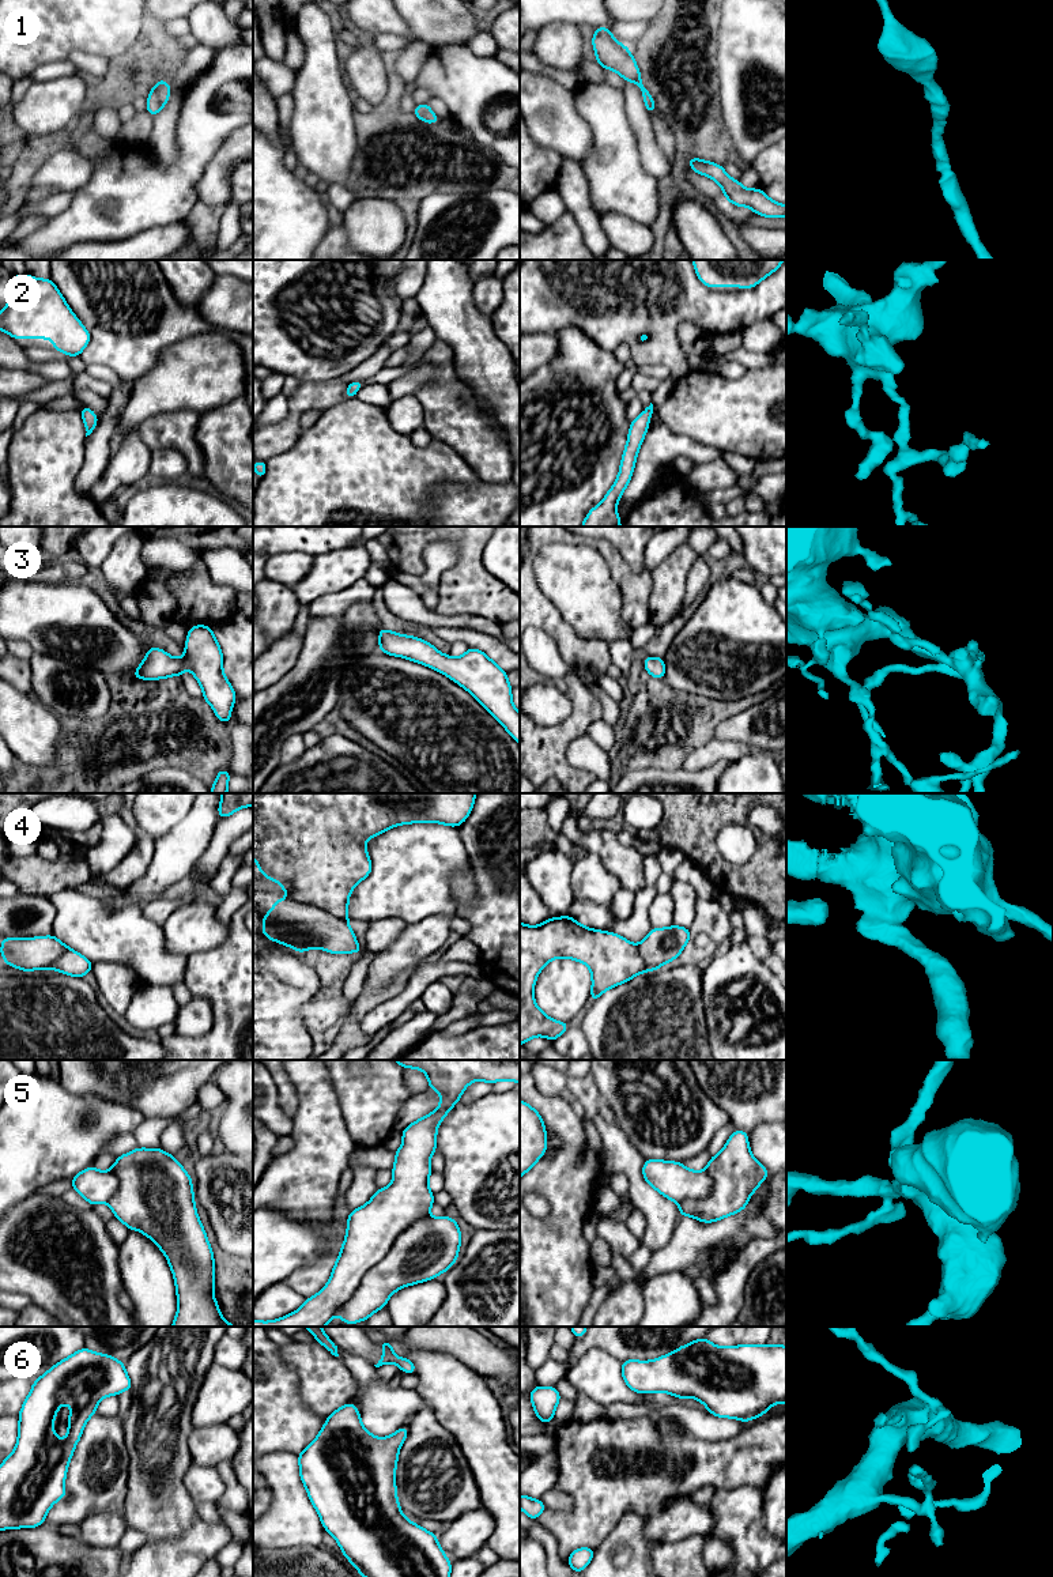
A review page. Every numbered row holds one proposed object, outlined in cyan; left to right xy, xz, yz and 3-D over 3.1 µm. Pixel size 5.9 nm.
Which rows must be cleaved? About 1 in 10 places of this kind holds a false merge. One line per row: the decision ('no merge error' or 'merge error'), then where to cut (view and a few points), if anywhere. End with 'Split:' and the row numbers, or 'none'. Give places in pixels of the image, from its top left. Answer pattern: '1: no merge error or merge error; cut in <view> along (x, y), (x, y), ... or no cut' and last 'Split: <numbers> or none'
1: no merge error; no cut
2: no merge error; no cut
3: no merge error; no cut
4: no merge error; no cut
5: no merge error; no cut
6: no merge error; no cut
Split: none

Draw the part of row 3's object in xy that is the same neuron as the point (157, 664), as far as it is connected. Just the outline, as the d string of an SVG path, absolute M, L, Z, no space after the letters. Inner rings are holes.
M195 625L188 630L185 653L181 659L174 659L161 648L151 646L132 675L135 679L156 680L181 676L186 668L201 686L203 699L212 706L218 720L230 724L237 694L223 675L222 649L211 627Z

